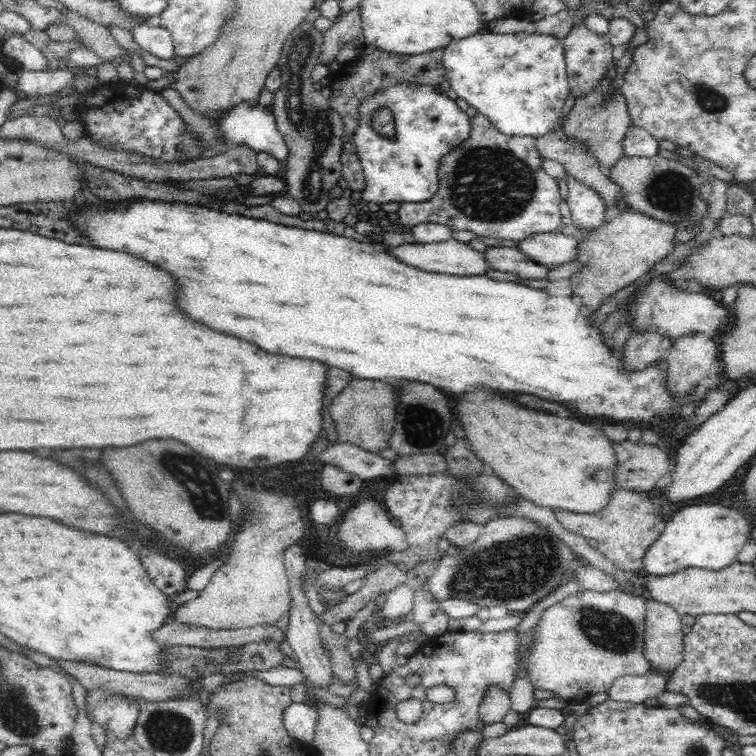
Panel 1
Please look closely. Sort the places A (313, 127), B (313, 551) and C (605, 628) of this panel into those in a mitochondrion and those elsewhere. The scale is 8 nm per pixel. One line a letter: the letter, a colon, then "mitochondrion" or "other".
A: mitochondrion
B: other
C: mitochondrion

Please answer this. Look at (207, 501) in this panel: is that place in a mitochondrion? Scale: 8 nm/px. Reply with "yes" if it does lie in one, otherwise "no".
yes

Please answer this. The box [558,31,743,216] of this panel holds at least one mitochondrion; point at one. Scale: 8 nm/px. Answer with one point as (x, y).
(709, 100)

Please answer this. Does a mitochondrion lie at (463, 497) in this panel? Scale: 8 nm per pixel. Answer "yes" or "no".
yes

